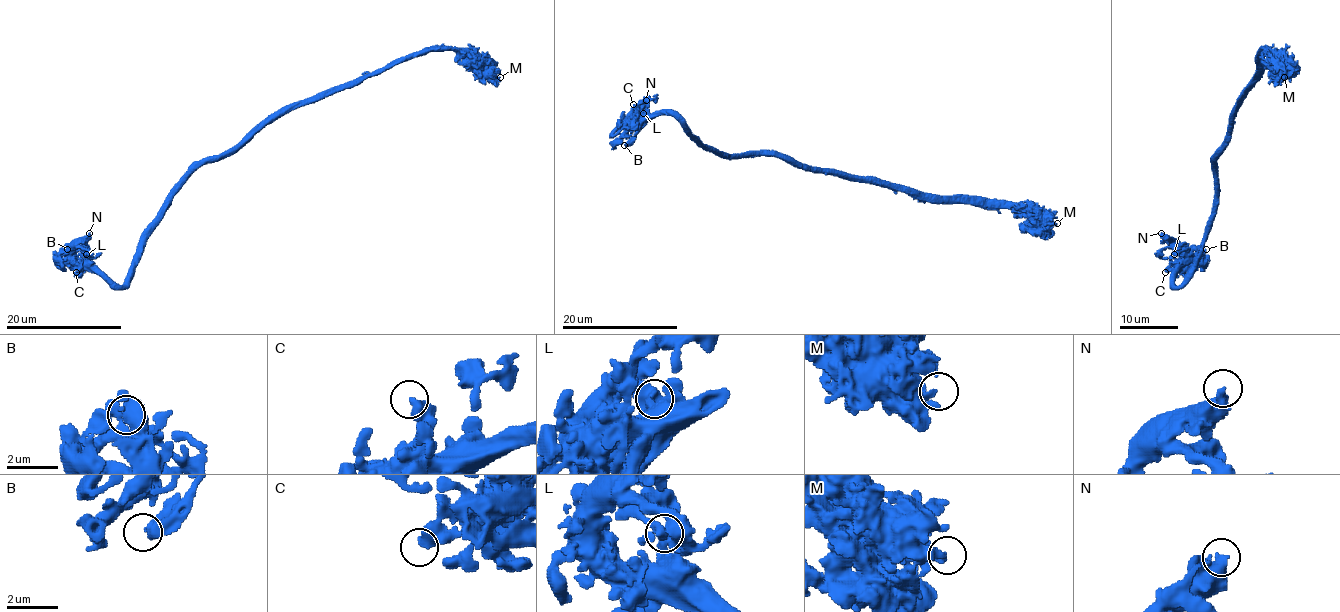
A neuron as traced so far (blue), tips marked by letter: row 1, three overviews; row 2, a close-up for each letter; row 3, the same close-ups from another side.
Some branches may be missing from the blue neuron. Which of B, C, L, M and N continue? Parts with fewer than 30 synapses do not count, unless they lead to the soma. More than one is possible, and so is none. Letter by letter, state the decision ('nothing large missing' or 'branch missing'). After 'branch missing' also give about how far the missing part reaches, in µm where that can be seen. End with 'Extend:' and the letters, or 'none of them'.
B: nothing large missing
C: nothing large missing
L: nothing large missing
M: nothing large missing
N: branch missing; about 30 µm are missing
Extend: N

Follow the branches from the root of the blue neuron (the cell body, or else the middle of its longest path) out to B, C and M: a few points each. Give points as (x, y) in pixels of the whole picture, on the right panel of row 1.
B: (1229, 137), (1216, 154), (1214, 214), (1208, 233), (1195, 265), (1177, 286), (1177, 269), (1206, 249)
C: (1229, 137), (1216, 154), (1214, 214), (1200, 256), (1179, 286), (1174, 283), (1178, 269), (1165, 272)
M: (1229, 137), (1235, 108), (1252, 83), (1256, 63), (1268, 50), (1269, 60), (1284, 77)

